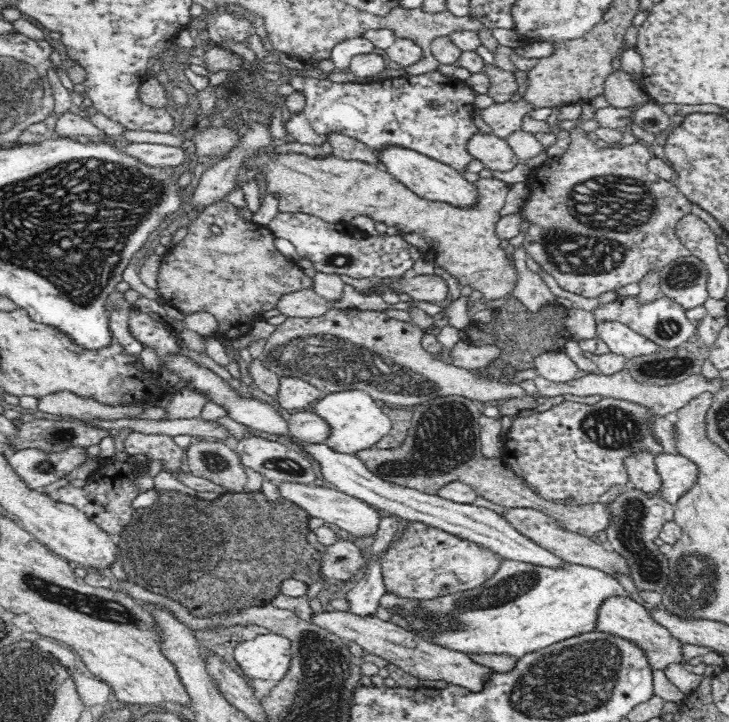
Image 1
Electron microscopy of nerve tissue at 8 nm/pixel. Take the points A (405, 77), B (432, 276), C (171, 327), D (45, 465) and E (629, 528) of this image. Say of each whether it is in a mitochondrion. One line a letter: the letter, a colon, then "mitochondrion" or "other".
A: other
B: other
C: other
D: mitochondrion
E: mitochondrion

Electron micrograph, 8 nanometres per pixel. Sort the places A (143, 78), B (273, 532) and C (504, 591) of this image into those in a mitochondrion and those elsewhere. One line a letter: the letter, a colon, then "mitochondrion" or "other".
A: other
B: mitochondrion
C: mitochondrion

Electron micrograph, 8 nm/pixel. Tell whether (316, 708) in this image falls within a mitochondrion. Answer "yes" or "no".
yes

